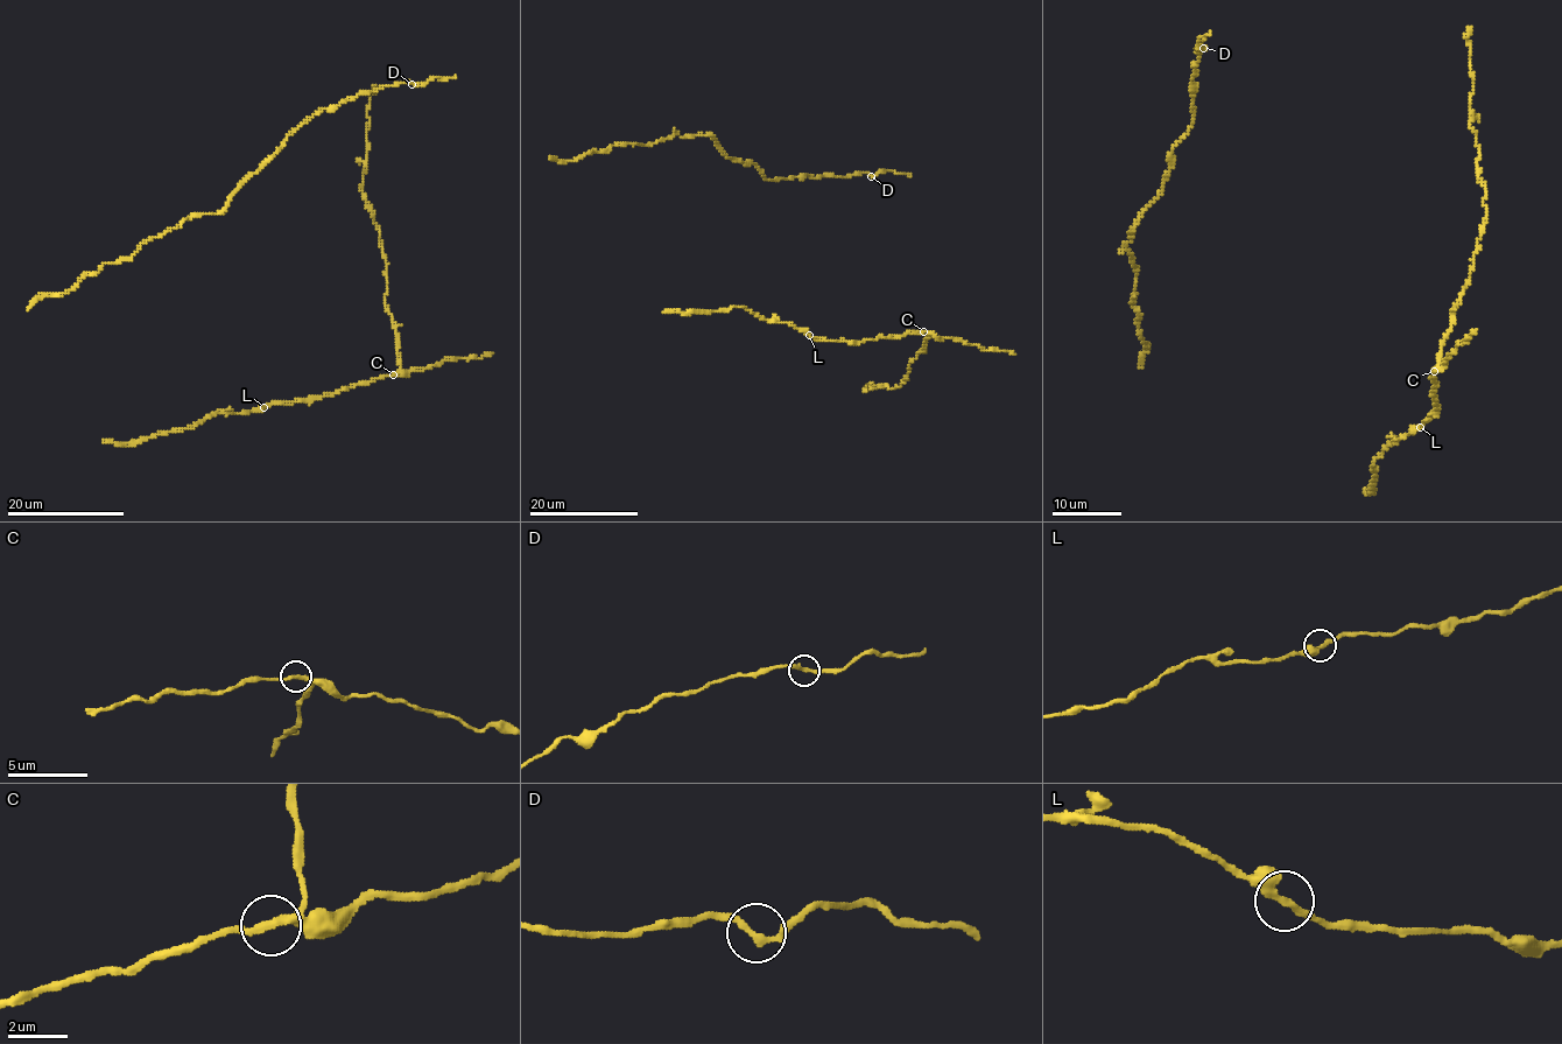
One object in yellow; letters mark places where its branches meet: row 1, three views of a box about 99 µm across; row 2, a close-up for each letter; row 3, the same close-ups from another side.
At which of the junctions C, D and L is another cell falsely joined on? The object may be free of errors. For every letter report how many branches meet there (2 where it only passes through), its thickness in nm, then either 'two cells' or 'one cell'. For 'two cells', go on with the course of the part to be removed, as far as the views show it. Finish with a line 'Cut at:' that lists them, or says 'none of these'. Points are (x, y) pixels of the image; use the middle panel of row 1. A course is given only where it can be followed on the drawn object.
C: branches 2; calibre 240 nm; two cells; course (923, 331), (929, 335), (900, 385), (871, 389), (872, 384), (864, 387), (867, 390)
D: branches 2; calibre 240 nm; one cell
L: branches 2; calibre 240 nm; one cell
Cut at: C

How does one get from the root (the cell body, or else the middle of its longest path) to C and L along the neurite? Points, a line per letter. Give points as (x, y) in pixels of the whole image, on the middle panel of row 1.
C: (866, 385), (892, 387), (906, 380), (908, 364), (929, 337), (923, 331)
L: (866, 385), (900, 385), (908, 364), (923, 349), (927, 333), (860, 342), (809, 335)

